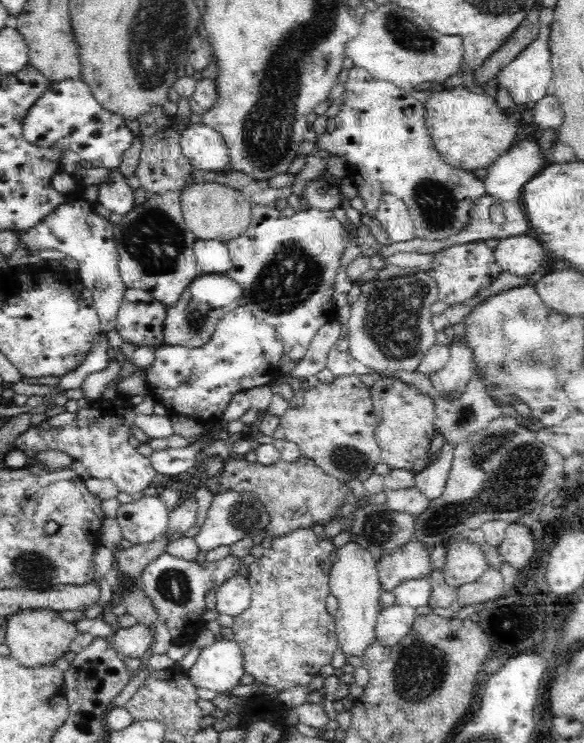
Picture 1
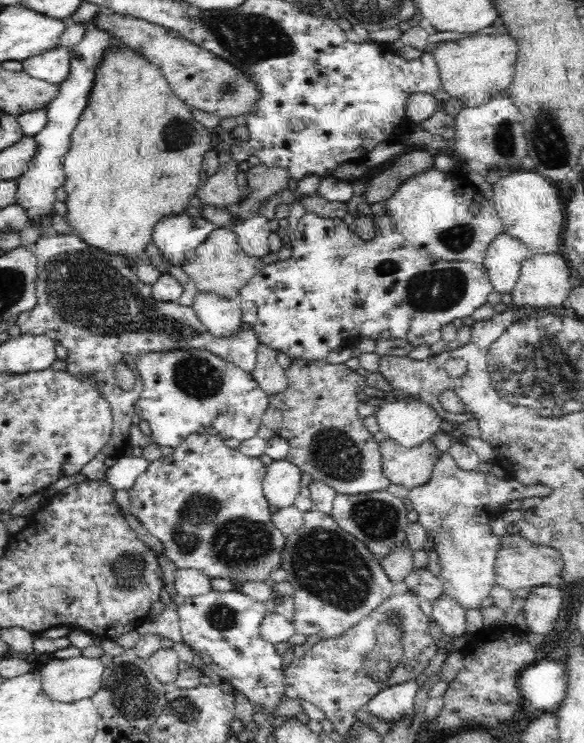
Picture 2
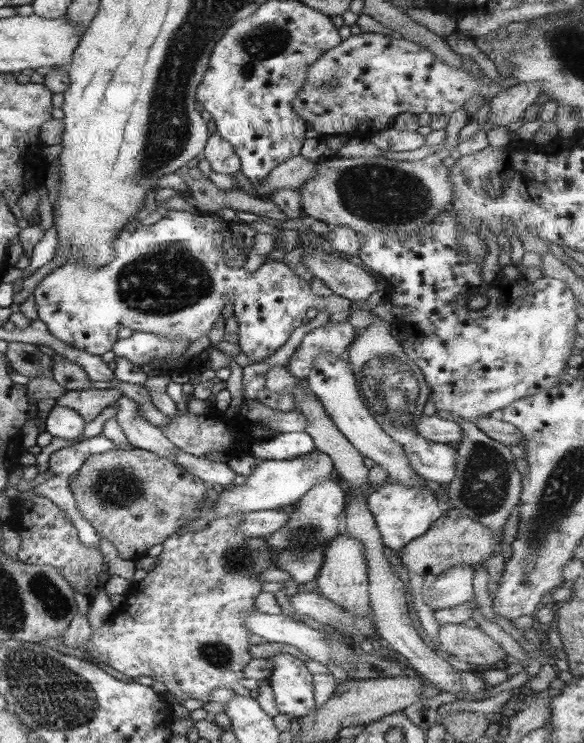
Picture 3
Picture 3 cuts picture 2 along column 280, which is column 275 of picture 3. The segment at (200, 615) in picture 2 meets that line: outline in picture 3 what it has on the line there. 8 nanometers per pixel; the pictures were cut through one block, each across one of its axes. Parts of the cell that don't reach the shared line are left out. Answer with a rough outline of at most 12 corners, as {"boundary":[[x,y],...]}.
{"boundary":[[289,653],[274,657],[269,680],[280,713],[315,710],[312,676]]}

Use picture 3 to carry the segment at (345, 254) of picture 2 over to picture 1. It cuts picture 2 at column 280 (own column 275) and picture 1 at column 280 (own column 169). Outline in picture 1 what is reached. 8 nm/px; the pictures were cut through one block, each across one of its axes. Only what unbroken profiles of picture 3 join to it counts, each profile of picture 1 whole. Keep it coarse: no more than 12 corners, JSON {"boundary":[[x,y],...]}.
{"boundary":[[251,205],[226,242],[242,304],[298,363],[337,320],[332,211]]}

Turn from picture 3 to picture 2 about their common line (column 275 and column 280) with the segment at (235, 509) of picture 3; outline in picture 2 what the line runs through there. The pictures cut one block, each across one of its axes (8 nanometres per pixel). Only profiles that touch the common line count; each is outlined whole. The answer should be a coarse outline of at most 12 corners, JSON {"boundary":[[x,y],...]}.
{"boundary":[[288,460],[267,467],[263,493],[275,511],[294,504],[302,471]]}

